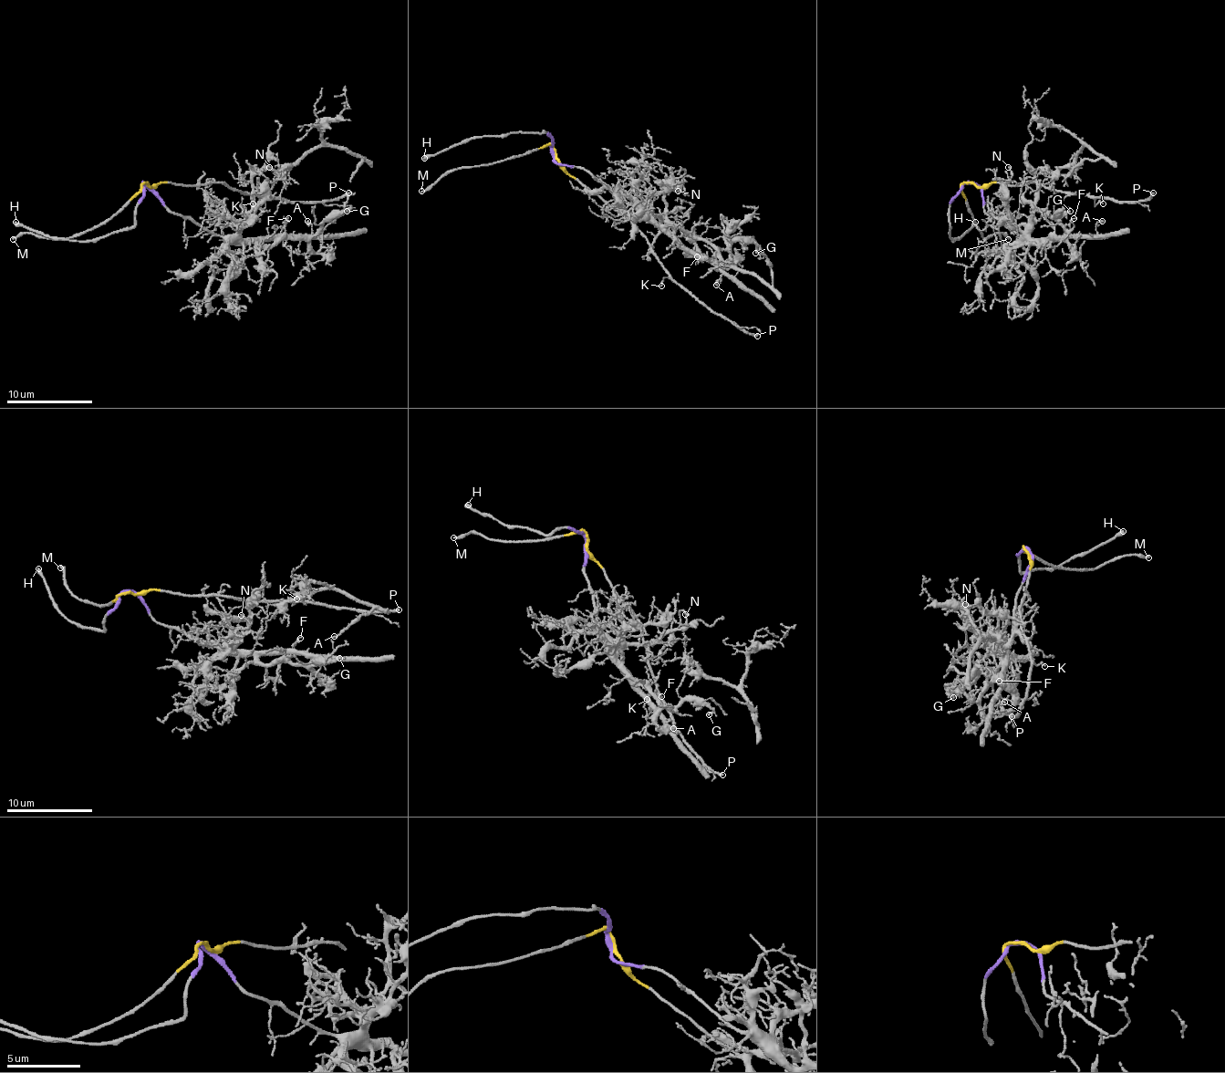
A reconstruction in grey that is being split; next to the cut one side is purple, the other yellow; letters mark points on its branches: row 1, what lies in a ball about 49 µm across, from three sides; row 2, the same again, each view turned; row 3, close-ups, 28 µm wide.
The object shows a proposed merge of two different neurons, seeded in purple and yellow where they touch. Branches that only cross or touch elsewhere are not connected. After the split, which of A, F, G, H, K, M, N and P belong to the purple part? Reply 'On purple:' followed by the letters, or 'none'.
On purple: A, F, G, H, N

